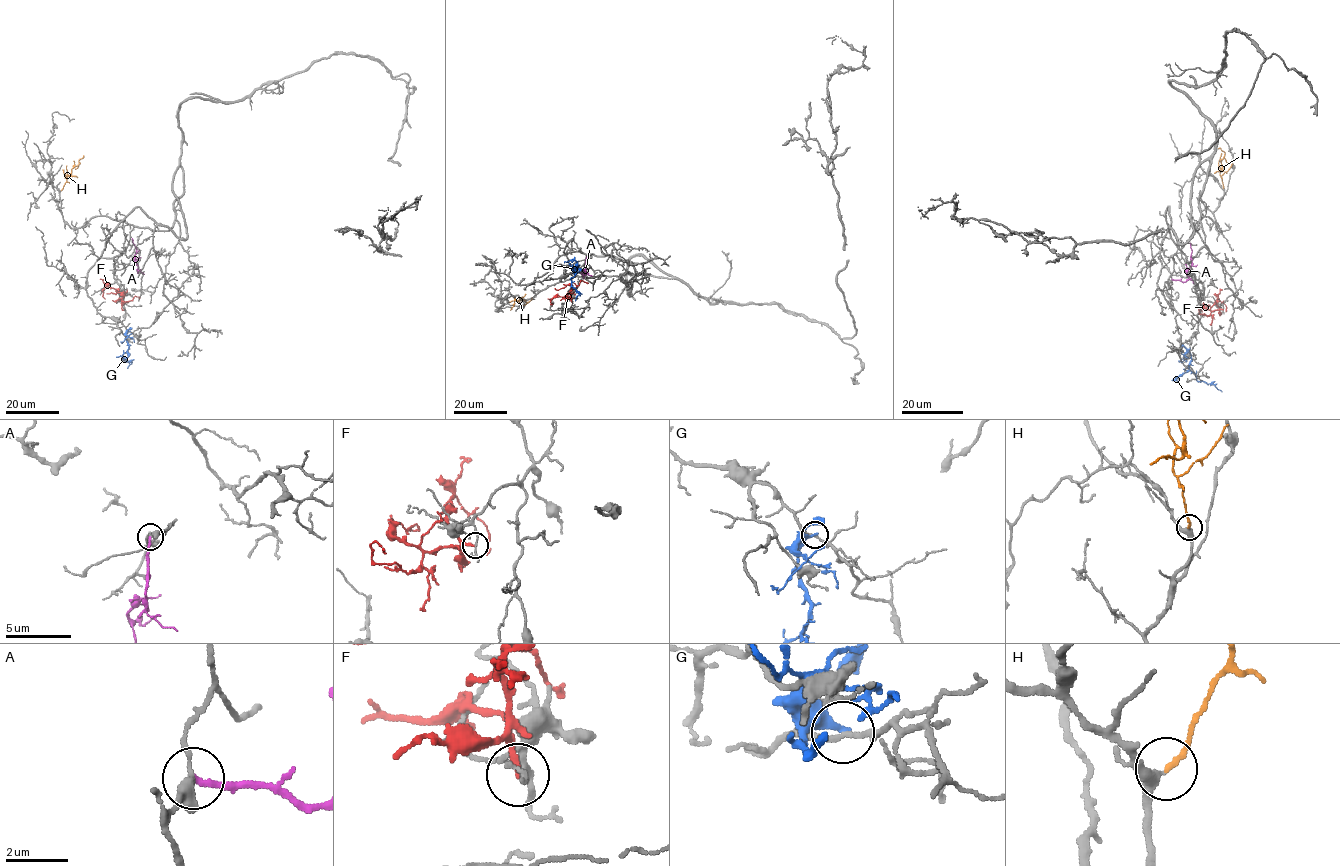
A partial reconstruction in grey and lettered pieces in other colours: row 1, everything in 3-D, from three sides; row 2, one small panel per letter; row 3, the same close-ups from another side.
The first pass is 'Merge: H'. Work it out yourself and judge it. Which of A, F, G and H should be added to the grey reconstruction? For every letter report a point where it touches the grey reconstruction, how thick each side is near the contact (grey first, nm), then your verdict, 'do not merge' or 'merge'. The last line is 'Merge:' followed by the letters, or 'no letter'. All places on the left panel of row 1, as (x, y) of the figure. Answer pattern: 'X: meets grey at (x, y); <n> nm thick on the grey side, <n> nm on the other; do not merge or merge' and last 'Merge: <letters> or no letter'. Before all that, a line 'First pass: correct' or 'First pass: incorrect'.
First pass: correct
A: meets grey at (138, 270); 320 nm thick on the grey side, 200 nm on the other; do not merge
F: meets grey at (123, 297); 130 nm thick on the grey side, 180 nm on the other; do not merge
G: meets grey at (129, 331); 170 nm thick on the grey side, 280 nm on the other; do not merge
H: meets grey at (61, 190); 340 nm thick on the grey side, 180 nm on the other; merge
Merge: H

